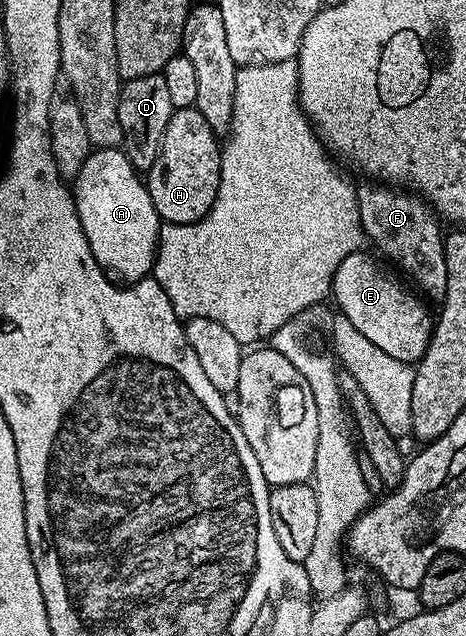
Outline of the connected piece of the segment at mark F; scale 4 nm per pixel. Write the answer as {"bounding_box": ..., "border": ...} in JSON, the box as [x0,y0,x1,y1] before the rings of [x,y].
{"bounding_box":[359,184,447,300],"border":[[[387,184],[359,186],[359,215],[368,243],[372,242],[391,262],[396,262],[421,289],[428,299],[441,300],[447,291],[444,231],[439,231],[440,219],[418,193]]]}

